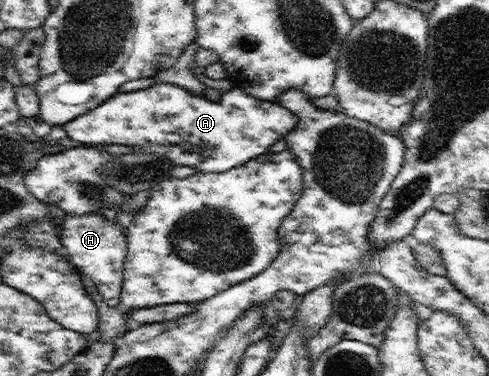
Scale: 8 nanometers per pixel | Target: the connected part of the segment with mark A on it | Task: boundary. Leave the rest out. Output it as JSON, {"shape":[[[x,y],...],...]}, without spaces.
{"shape":[[[168,82],[154,83],[150,88],[144,90],[135,90],[134,92],[128,90],[124,93],[118,92],[116,95],[111,96],[108,100],[105,100],[92,110],[89,110],[82,116],[77,116],[74,120],[70,120],[66,124],[62,125],[63,129],[67,132],[68,136],[72,140],[78,142],[86,142],[88,145],[108,145],[108,144],[125,144],[126,146],[132,146],[134,150],[141,150],[141,152],[148,152],[163,156],[164,159],[168,159],[171,163],[180,166],[192,166],[197,171],[202,172],[226,172],[232,167],[237,167],[242,164],[246,164],[250,159],[256,159],[261,154],[270,152],[270,147],[278,140],[284,138],[293,128],[296,126],[297,116],[294,116],[287,108],[276,102],[270,102],[268,100],[260,100],[250,96],[247,92],[244,92],[241,88],[232,87],[228,92],[221,93],[221,98],[218,102],[212,101],[205,96],[196,95],[183,87]]]}

